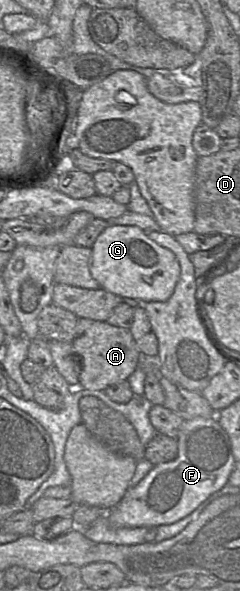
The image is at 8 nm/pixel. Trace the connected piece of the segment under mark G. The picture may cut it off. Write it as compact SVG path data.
M131 225L109 226L100 233L91 249L90 273L100 287L106 291L121 297L135 299L139 303L150 301L164 302L173 294L180 277L180 264L169 249L151 240L148 237L148 232L141 228Z

